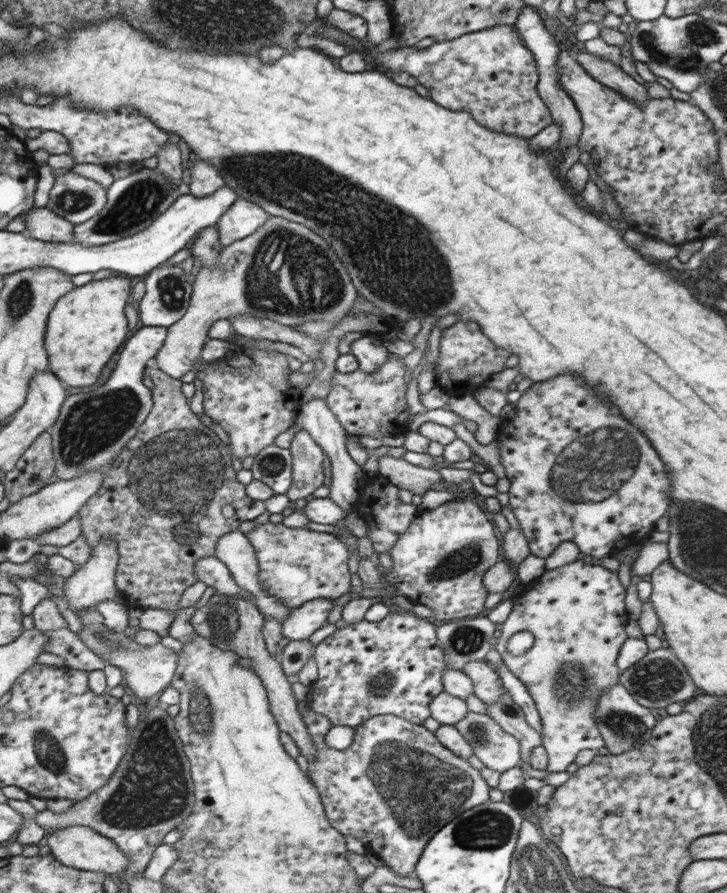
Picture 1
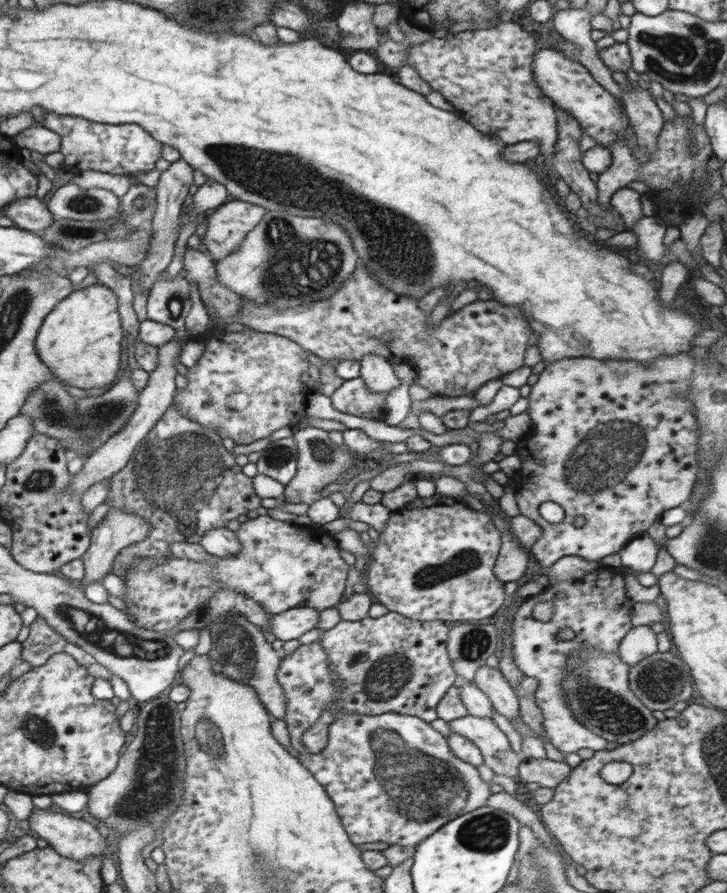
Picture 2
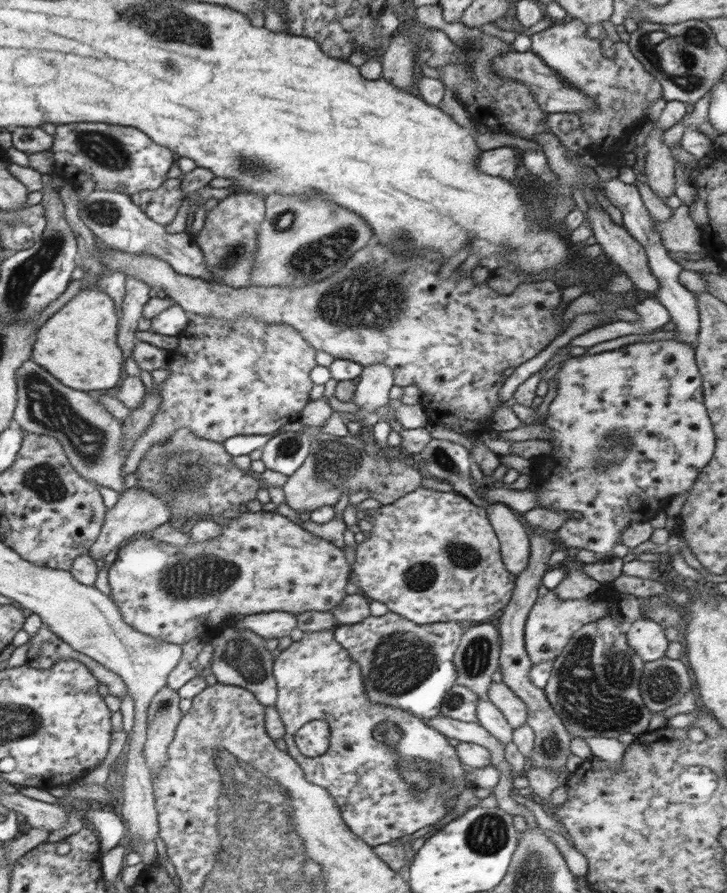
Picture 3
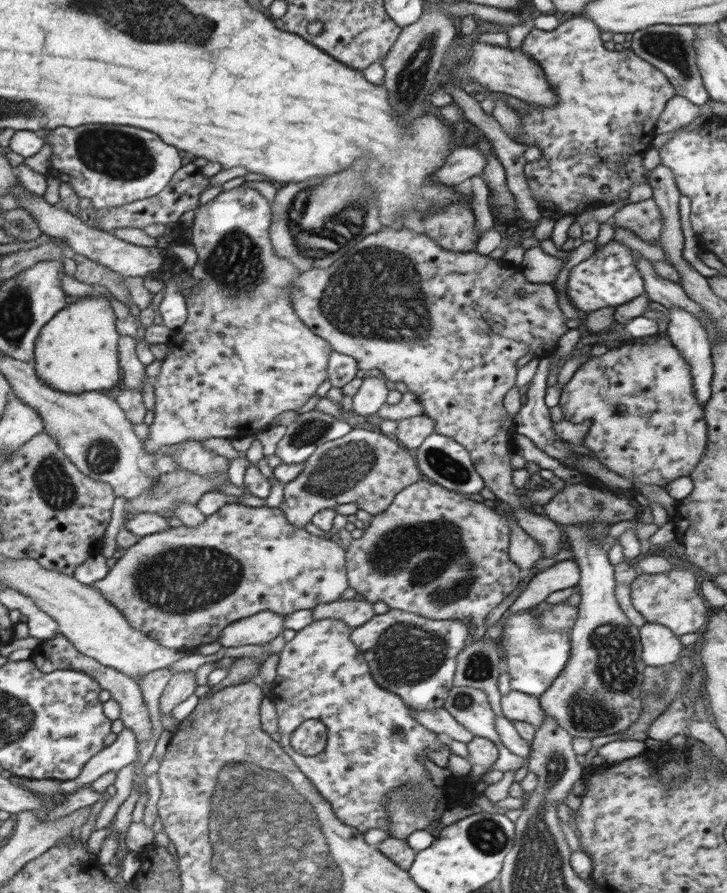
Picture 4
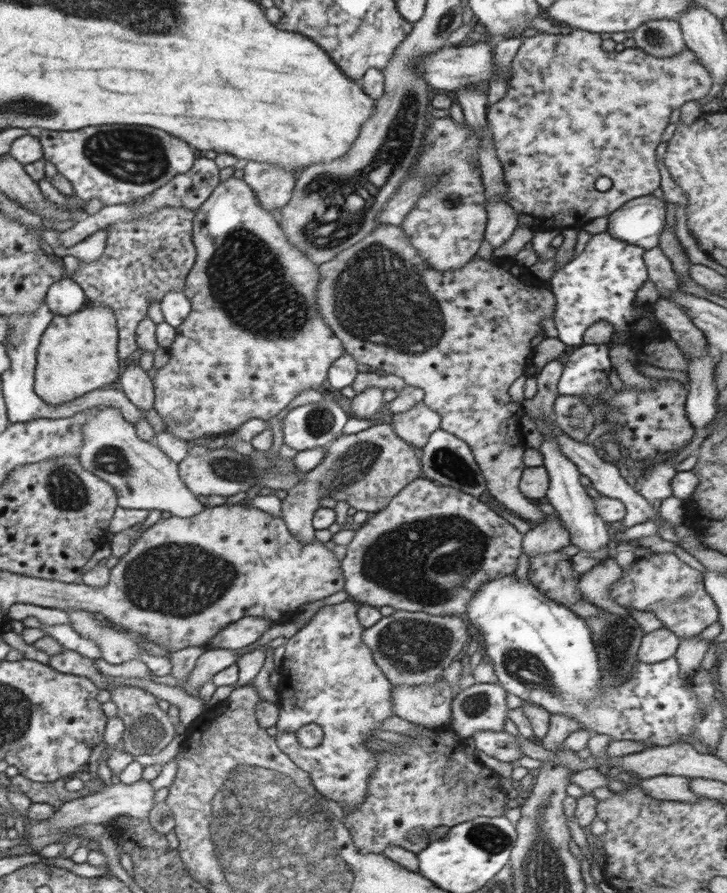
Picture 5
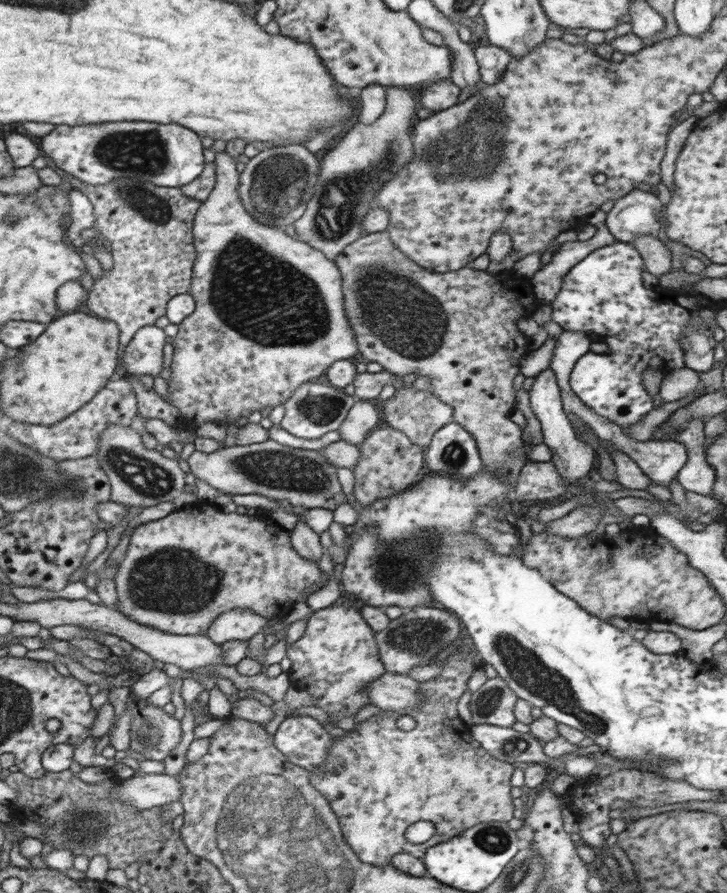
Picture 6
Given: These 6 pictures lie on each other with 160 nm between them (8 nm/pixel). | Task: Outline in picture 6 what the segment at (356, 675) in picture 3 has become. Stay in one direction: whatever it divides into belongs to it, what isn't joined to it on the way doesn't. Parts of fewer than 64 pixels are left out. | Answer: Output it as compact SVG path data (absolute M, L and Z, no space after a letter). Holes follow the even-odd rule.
M344 605L327 606L312 614L306 632L300 640L286 650L286 658L292 661L289 676L291 685L298 691L306 691L314 697L313 705L325 710L334 718L329 723L351 714L360 717L369 699L364 694L366 684L376 681L388 672L380 659L375 632L364 621L360 611ZM298 714L286 717L279 725L273 743L290 763L312 771L322 767L333 739L314 717Z

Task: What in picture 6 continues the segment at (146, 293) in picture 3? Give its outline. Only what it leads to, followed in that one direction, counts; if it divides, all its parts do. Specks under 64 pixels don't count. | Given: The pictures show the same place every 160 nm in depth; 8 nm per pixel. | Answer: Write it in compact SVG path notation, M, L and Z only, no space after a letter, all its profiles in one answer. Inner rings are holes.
M129 377L130 382L134 384L137 395L137 416L144 419L162 419L170 426L176 426L180 414L178 409L174 409L170 403L162 399L154 389L146 388L142 383L138 382L138 377Z

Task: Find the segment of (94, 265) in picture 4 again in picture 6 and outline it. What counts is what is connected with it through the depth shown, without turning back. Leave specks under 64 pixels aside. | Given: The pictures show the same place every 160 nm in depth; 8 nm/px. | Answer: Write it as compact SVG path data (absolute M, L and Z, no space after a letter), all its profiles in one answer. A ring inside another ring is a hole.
M62 173L67 188L84 194L94 208L97 217L95 228L105 237L111 251L114 266L104 271L102 278L95 280L87 293L86 306L92 315L117 322L121 327L122 348L130 344L137 330L154 325L157 318L164 316L168 301L177 294L189 291L194 270L197 250L193 243L193 220L202 206L200 201L182 195L179 187L159 187L154 183L140 183L134 179L122 178L102 186L92 186L66 173Z

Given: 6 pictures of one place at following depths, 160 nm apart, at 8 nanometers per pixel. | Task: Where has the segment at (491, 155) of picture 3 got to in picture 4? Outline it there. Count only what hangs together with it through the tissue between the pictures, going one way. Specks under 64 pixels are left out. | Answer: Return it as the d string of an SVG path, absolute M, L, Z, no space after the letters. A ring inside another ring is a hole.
M460 146L450 153L444 166L434 173L435 181L444 185L457 185L474 176L482 176L486 156L474 146Z

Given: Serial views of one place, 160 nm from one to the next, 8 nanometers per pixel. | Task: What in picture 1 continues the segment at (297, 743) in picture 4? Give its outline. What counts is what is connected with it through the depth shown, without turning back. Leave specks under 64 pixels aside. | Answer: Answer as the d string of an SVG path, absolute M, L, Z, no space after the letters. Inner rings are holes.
M392 608L380 622L364 620L350 623L320 642L313 655L318 668L318 680L311 684L307 702L314 712L324 715L333 726L356 727L378 715L394 715L422 725L430 716L429 702L444 692L442 674L447 664L444 651L438 643L436 626L412 612Z

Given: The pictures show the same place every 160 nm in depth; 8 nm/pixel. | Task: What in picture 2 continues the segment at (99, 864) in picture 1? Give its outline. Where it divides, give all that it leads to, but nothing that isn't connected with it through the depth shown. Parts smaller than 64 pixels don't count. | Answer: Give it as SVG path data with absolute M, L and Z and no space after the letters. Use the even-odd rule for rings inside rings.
M49 807L47 809L33 809L28 818L29 826L40 838L44 838L50 847L58 851L64 858L85 861L89 857L105 856L110 851L108 839L91 823L82 819L70 817L64 811Z

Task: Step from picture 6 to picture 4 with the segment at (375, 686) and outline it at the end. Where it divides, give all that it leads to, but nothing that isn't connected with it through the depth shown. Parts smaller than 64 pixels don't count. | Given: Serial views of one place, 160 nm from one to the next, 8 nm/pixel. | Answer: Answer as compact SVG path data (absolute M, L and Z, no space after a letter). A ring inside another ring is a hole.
M444 707L433 710L416 710L411 708L413 717L428 730L436 734L448 734L452 740L459 740L466 745L475 737L465 729Z

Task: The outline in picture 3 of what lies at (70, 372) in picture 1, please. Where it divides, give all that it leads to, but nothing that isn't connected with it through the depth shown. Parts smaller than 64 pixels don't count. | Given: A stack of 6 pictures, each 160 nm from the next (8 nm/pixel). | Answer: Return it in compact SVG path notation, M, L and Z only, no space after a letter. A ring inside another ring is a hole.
M83 289L37 330L31 360L46 369L61 383L74 390L93 393L104 392L108 388L114 388L120 382L120 376L122 376L124 358L122 358L123 350L121 346L118 346L119 342L116 342L118 329L116 304L112 302L112 297L100 289Z

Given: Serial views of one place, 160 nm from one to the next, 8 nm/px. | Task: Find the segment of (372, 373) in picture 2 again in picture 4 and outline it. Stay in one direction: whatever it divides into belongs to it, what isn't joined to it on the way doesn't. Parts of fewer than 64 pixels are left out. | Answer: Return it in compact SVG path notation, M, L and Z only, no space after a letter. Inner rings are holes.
M364 377L360 388L353 396L353 411L363 417L375 415L387 402L389 390L383 378Z

